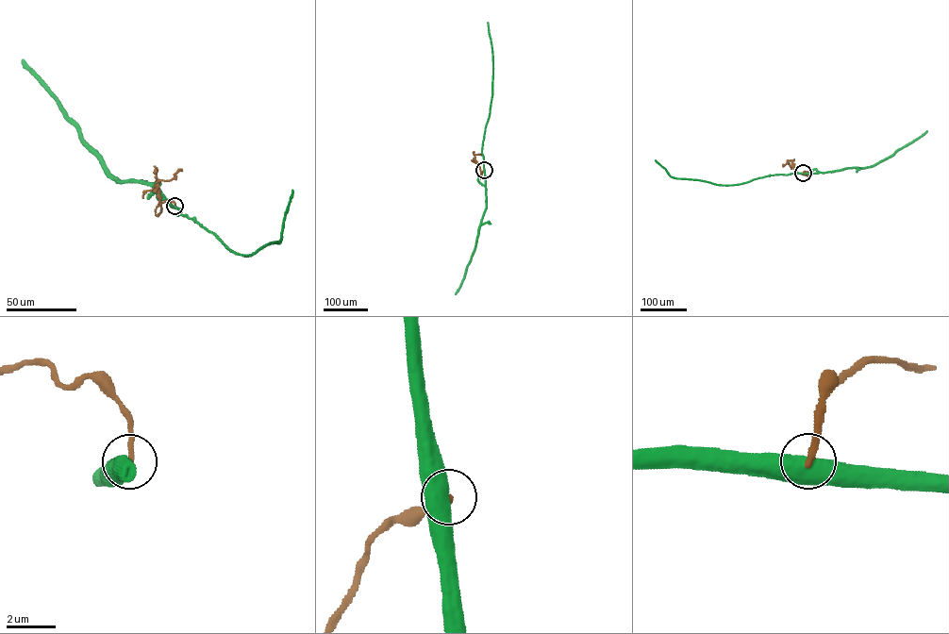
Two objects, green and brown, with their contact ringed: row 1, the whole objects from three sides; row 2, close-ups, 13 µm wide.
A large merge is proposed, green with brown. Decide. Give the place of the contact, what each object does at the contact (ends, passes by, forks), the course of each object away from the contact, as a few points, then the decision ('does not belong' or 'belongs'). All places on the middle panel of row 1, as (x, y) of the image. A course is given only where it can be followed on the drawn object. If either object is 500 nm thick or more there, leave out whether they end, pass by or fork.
place (484, 170); course green (484, 170), (486, 208), (473, 252); course brown (484, 170), (480, 178), (474, 155), (481, 155); does not belong

